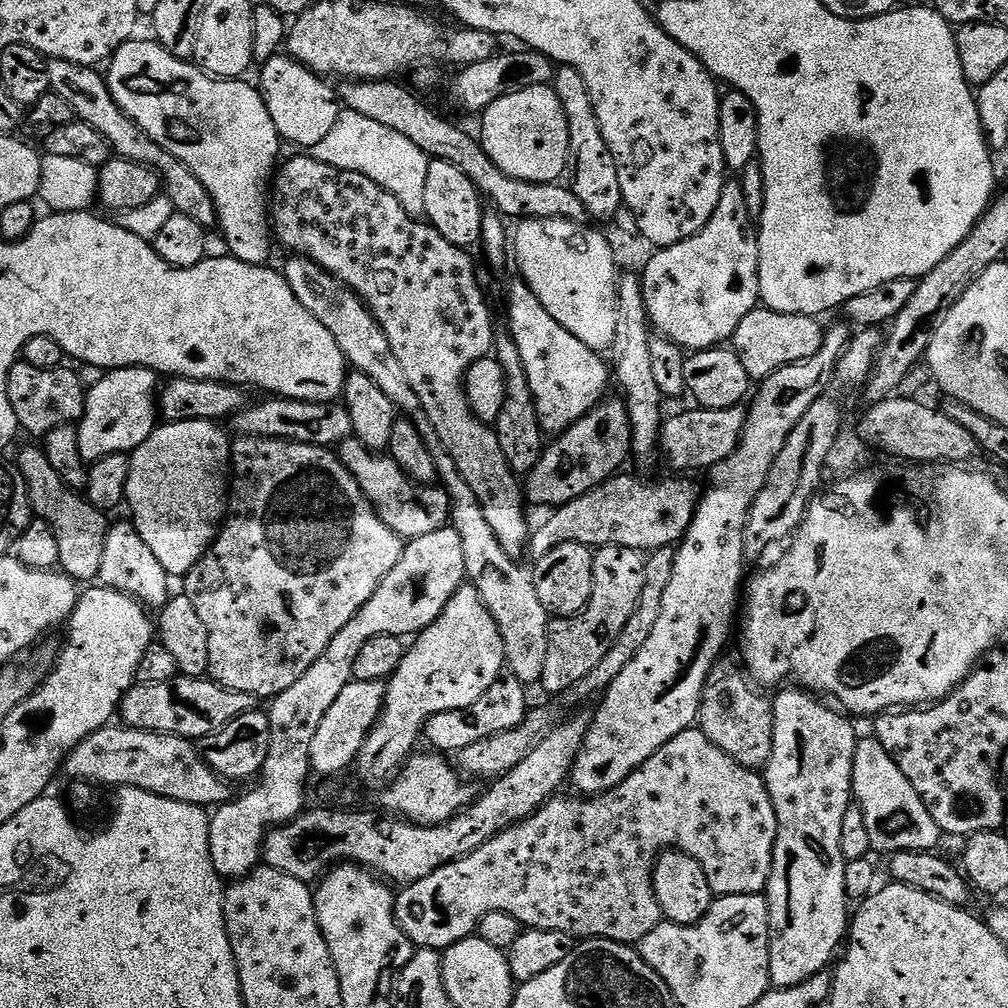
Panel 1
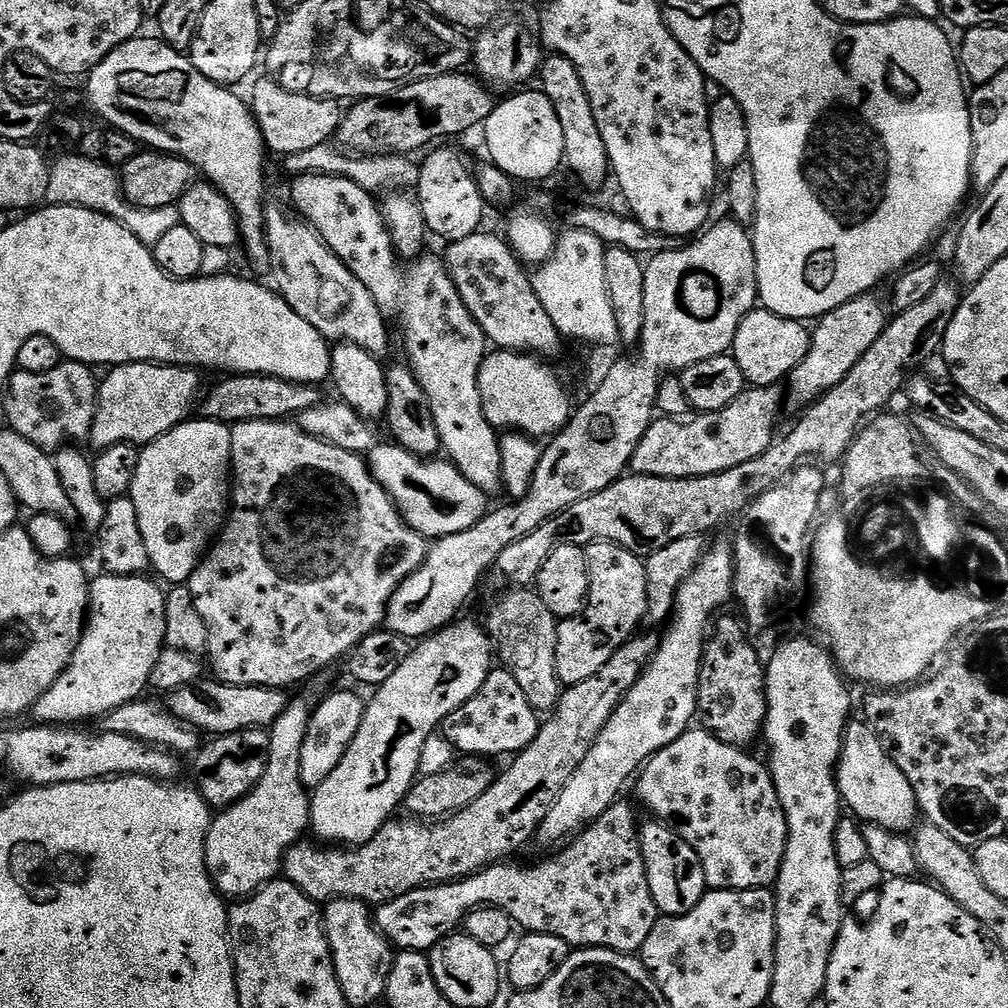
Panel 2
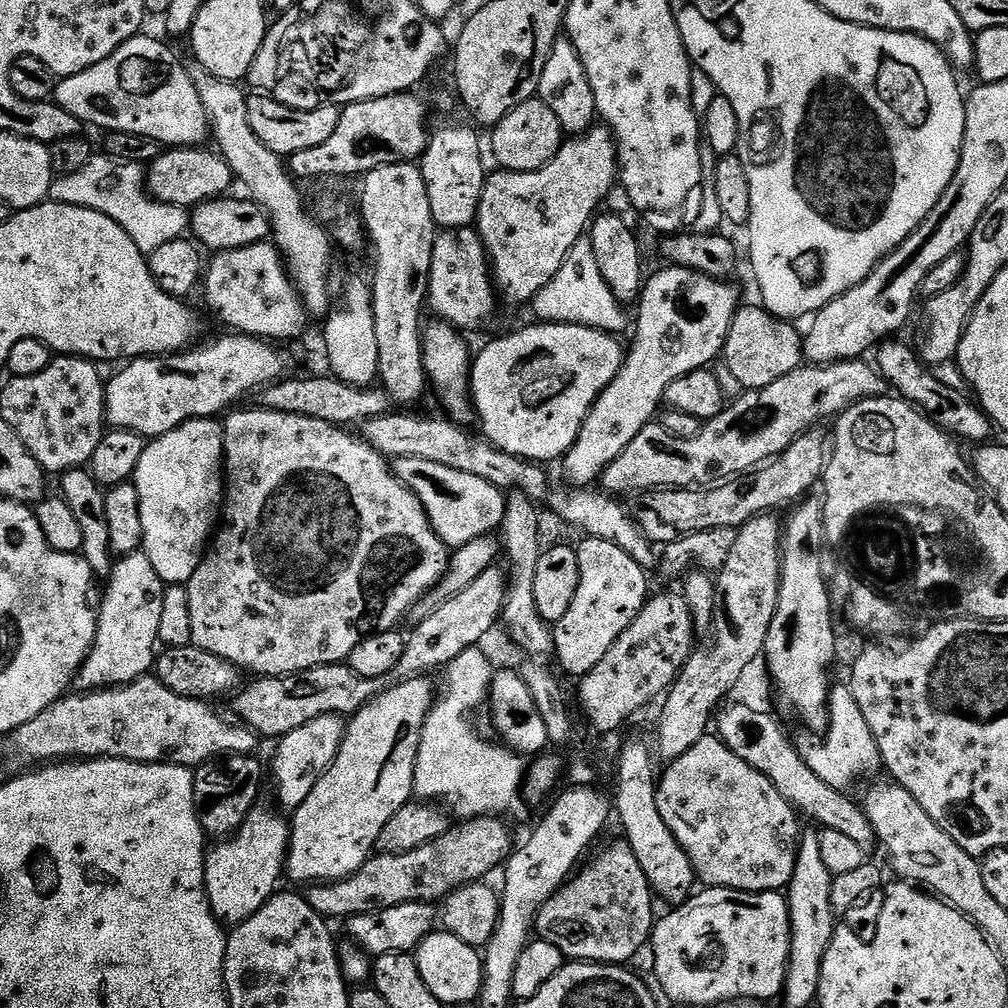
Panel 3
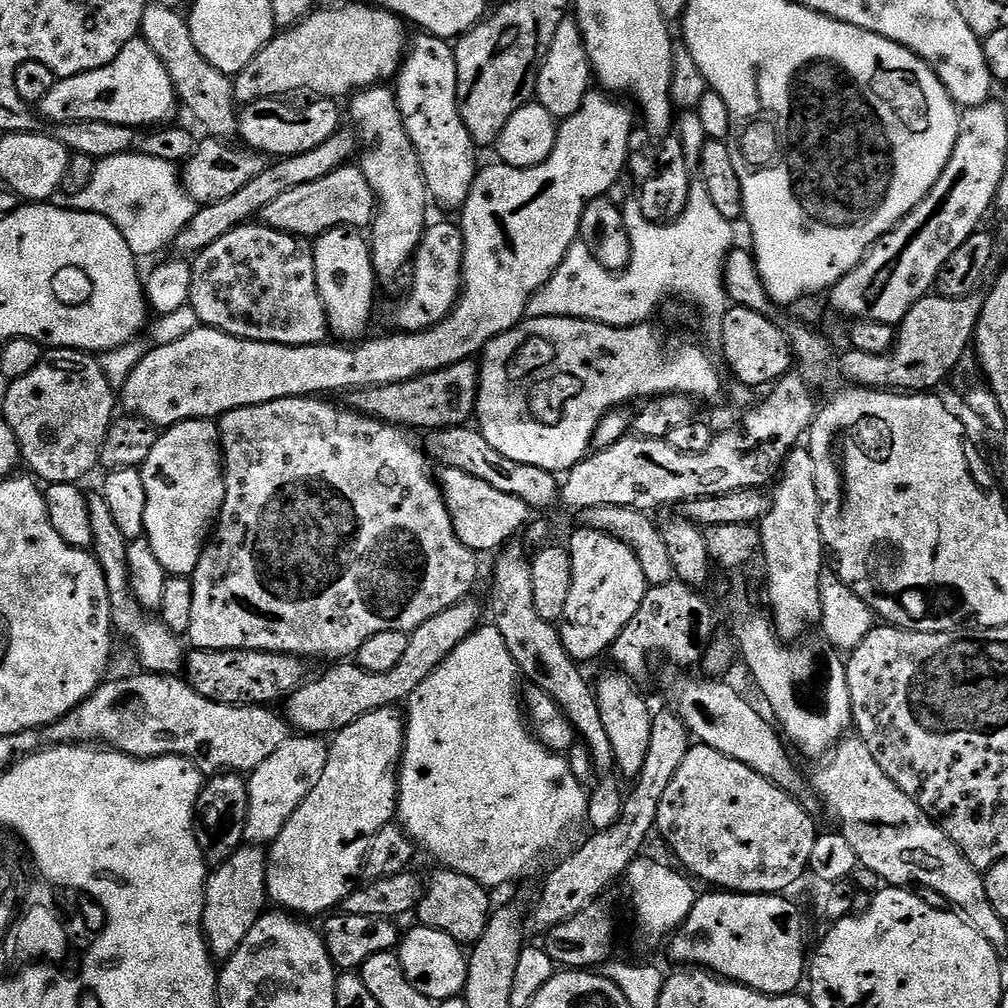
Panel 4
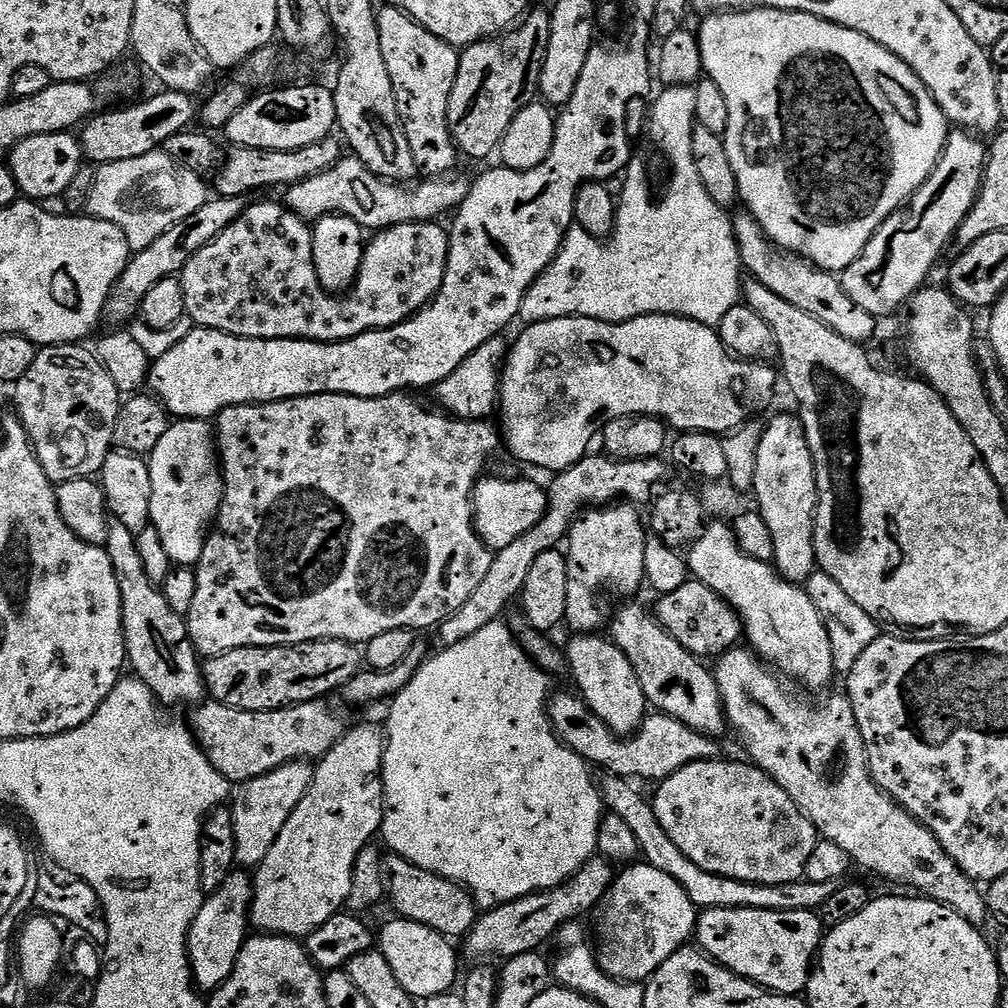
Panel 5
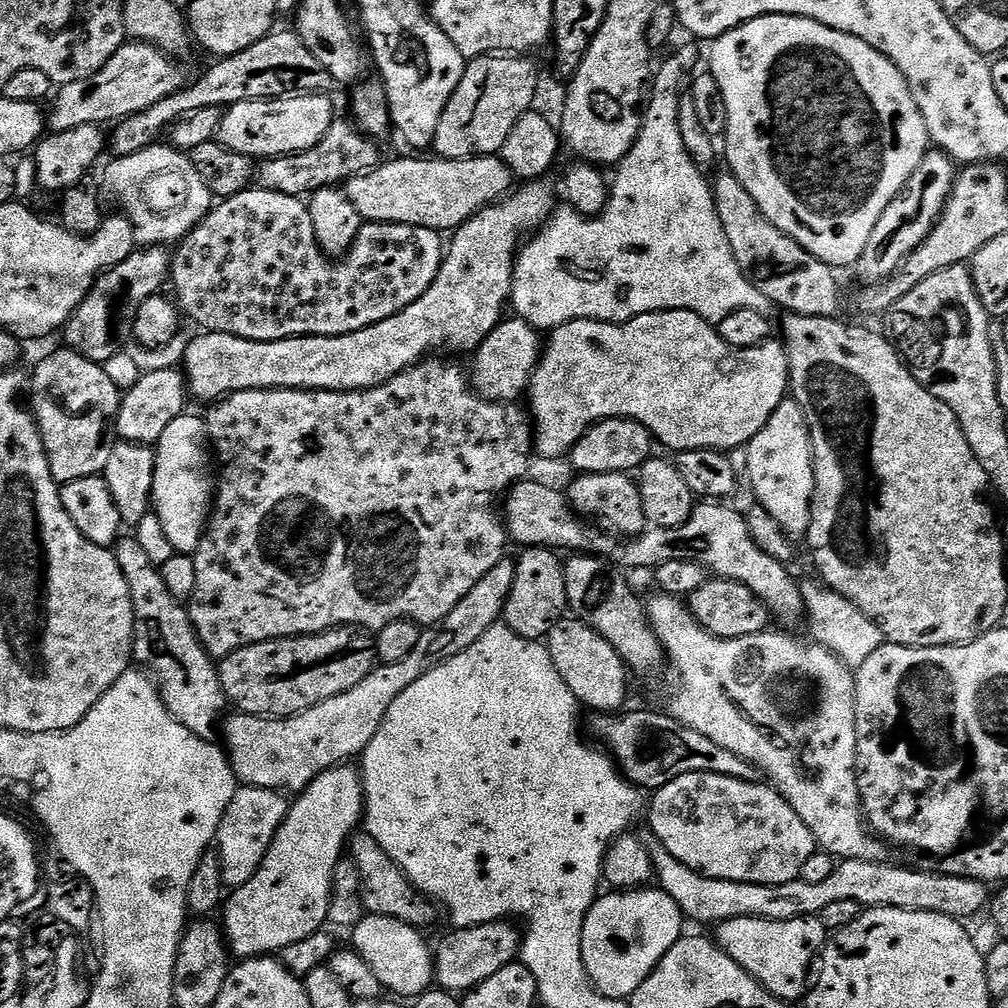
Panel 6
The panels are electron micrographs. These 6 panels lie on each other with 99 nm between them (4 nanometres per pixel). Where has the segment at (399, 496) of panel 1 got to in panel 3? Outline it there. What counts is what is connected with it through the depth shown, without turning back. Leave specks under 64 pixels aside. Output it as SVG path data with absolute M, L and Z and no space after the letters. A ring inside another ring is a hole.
M402 458L395 461L396 477L422 502L440 541L455 550L474 542L479 536L491 536L504 522L505 493L495 488L478 474L466 474L462 470L450 470L439 462L426 462L422 458Z

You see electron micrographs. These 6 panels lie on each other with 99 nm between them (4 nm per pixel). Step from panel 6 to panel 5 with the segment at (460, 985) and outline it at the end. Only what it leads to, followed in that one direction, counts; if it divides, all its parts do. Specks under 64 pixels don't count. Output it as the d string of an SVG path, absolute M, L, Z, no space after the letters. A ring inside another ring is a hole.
M593 858L587 860L565 884L557 888L531 892L529 896L497 904L495 908L487 909L467 936L463 937L464 952L472 962L488 962L491 956L497 956L497 961L503 962L518 954L543 949L543 944L551 936L553 939L563 925L579 921L579 916L586 915L588 911L591 913L612 887L613 879L613 865L603 858Z

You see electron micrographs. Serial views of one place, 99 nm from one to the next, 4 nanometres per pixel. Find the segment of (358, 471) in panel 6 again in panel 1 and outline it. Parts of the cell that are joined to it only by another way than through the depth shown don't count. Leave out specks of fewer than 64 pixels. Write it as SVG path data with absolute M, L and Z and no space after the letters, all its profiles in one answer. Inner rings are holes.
M242 436L231 441L232 459L230 461L230 507L226 512L226 519L213 542L201 560L189 570L188 575L183 577L183 595L194 602L198 609L198 618L202 618L202 623L206 625L206 634L210 634L210 666L208 676L220 684L223 688L245 692L257 698L271 698L282 694L282 690L290 690L314 662L330 646L330 642L342 626L350 622L364 606L374 598L374 590L398 566L398 560L404 553L406 541L376 513L367 498L362 494L354 474L346 470L346 466L340 461L339 455L333 449L319 448L309 444L299 444L289 440L274 440L272 438L250 438Z

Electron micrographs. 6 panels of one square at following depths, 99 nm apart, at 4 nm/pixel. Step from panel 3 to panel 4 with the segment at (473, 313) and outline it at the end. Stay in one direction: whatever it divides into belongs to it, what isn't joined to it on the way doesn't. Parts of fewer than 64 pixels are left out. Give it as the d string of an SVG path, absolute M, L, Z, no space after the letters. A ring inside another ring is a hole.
M429 223L424 230L424 237L412 257L410 277L412 289L404 296L404 301L392 312L392 320L401 333L424 332L435 324L440 324L452 312L460 298L462 287L462 265L464 263L464 239L459 223Z

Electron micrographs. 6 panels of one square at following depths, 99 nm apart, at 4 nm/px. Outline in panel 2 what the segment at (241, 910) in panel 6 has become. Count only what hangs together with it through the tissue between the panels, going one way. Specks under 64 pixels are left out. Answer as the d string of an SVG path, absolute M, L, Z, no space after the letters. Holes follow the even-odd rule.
M457 619L447 628L421 639L409 651L406 662L398 666L398 671L373 691L376 693L372 701L367 701L362 726L358 726L358 734L354 734L354 742L350 742L342 762L330 770L330 778L326 778L326 782L319 784L311 793L310 832L317 841L335 842L340 846L359 846L370 842L380 827L397 815L396 807L399 809L403 805L404 796L421 775L422 746L426 746L428 739L437 735L451 712L470 702L470 698L482 690L488 673L494 668L494 645L481 625L479 628L474 621L464 619Z

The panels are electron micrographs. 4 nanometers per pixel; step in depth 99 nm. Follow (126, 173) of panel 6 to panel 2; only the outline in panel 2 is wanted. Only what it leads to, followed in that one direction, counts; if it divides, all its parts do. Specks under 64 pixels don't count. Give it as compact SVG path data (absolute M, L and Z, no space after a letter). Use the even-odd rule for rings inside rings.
M64 154L59 157L57 164L53 163L48 170L48 194L46 197L49 205L65 204L89 208L103 216L114 218L138 242L149 246L157 244L168 231L180 223L180 209L176 206L162 206L161 208L136 208L124 196L124 187L120 185L120 174L117 169L108 164L89 160L87 155Z

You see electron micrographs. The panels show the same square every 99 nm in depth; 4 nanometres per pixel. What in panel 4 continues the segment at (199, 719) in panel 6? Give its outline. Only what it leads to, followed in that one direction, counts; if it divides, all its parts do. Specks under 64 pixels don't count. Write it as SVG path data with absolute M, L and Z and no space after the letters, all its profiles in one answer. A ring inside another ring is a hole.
M103 494L88 496L88 513L90 514L90 530L94 530L91 553L102 566L102 574L106 578L106 590L110 594L112 607L112 626L117 633L120 632L132 643L136 656L145 673L148 674L176 674L184 667L186 655L185 645L181 637L175 636L155 615L149 614L136 600L130 582L128 569L128 539L118 530L114 523L114 514L110 506L106 506Z

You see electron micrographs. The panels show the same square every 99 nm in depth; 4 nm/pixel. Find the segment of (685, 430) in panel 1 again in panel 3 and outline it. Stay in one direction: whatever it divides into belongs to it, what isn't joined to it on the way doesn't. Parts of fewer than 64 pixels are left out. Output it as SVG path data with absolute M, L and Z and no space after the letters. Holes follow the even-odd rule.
M867 359L839 360L833 364L810 364L796 368L786 378L770 382L770 386L750 388L741 391L736 401L729 403L714 419L707 421L694 438L674 438L659 422L645 426L642 434L606 466L602 477L605 493L624 498L627 492L639 494L658 488L695 488L712 486L717 482L728 482L773 461L789 448L803 432L809 431L819 420L835 418L840 413L862 400L871 400L874 396L889 395L890 385L879 371Z

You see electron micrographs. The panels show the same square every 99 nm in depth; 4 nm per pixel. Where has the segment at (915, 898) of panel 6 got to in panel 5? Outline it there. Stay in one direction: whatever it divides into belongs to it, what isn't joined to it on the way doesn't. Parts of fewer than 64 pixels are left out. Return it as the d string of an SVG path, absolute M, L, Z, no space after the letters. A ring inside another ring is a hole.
M605 772L599 773L596 781L605 809L608 812L618 814L626 822L626 826L633 831L645 861L679 882L697 909L750 908L770 910L806 909L815 911L824 904L827 898L830 898L830 894L834 894L837 885L830 883L810 883L803 880L798 883L766 886L765 884L744 883L741 880L728 879L725 876L711 875L702 870L701 867L694 865L690 858L686 858L678 850L678 846L674 845L674 842L670 840L666 830L662 829L662 824L658 822L651 803L646 798L645 800L642 798L631 781Z

